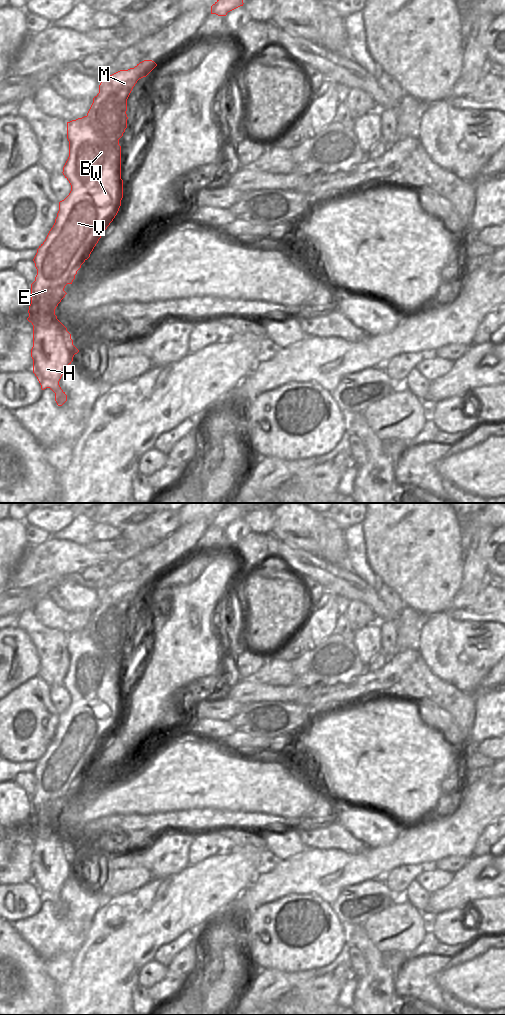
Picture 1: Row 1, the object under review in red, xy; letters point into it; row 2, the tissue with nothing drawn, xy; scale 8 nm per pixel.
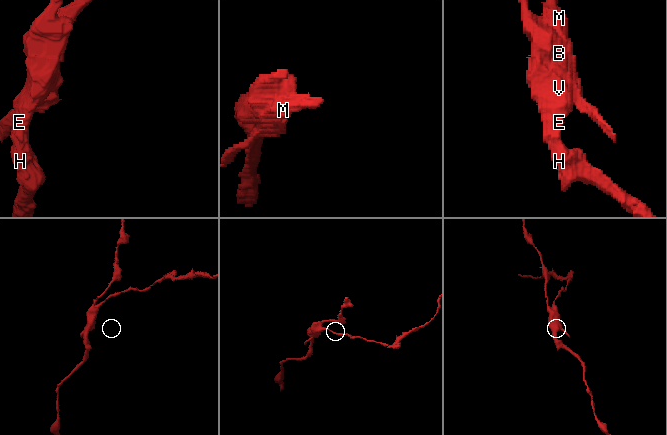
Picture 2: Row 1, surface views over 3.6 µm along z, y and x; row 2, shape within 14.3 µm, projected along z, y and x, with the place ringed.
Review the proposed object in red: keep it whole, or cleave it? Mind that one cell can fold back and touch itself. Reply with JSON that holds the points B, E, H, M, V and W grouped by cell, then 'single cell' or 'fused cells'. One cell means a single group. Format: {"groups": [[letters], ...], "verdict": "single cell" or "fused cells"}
{"groups": [["B", "E", "H", "V", "W"], ["M"]], "verdict": "fused cells"}

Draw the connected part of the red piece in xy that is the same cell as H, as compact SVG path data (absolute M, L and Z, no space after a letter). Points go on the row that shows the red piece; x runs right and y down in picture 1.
M88 116L67 122L67 139L69 141L69 157L63 167L63 175L71 185L69 195L59 202L59 211L55 223L49 231L45 241L37 249L33 259L37 269L35 281L31 284L31 304L27 320L33 325L33 373L37 377L41 389L50 388L55 393L55 401L62 406L67 401L67 395L61 389L59 381L73 361L79 350L73 345L71 334L57 319L55 309L67 294L64 288L72 284L81 265L90 257L91 252L98 243L111 221L107 213L121 206L123 198L123 180L121 179L121 146L119 142L112 142L102 138L94 129Z

